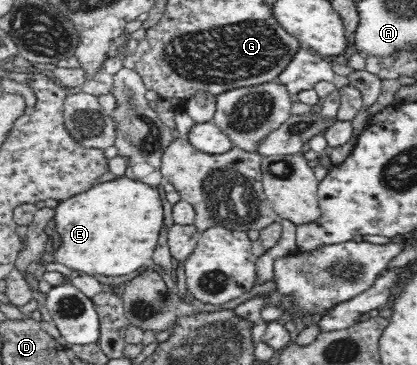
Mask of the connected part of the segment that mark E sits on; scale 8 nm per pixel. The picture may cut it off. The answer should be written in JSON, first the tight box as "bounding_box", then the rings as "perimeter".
{"bounding_box":[53,176,164,277],"perimeter":[[[122,176],[112,182],[96,184],[86,192],[59,201],[54,211],[53,221],[59,240],[54,250],[55,262],[66,266],[74,275],[80,272],[80,274],[94,277],[124,276],[138,270],[140,266],[152,264],[164,219],[158,190]]]}

